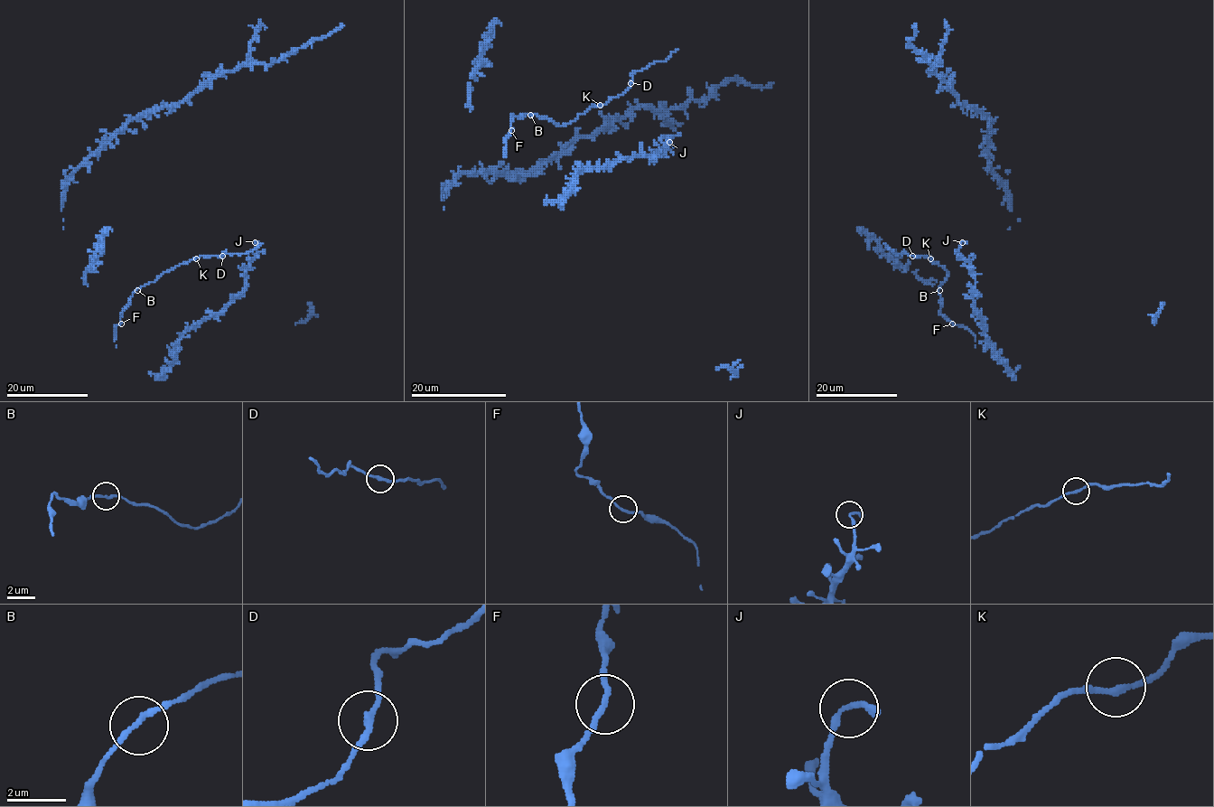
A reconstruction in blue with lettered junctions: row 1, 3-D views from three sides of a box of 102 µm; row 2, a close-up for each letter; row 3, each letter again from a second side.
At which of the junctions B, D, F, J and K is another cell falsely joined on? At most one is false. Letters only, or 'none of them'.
none of them

